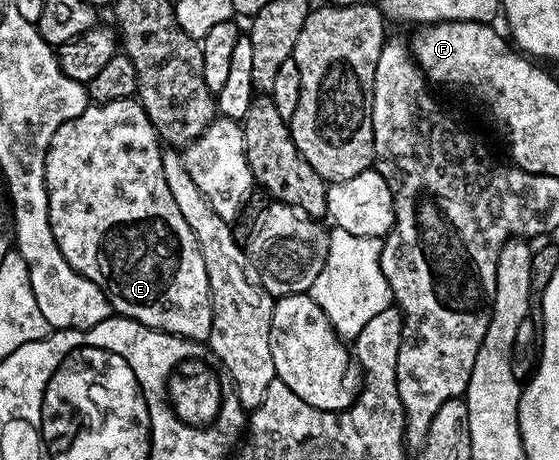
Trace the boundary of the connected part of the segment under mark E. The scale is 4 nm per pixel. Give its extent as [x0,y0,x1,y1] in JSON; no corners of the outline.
[46,99,212,342]

